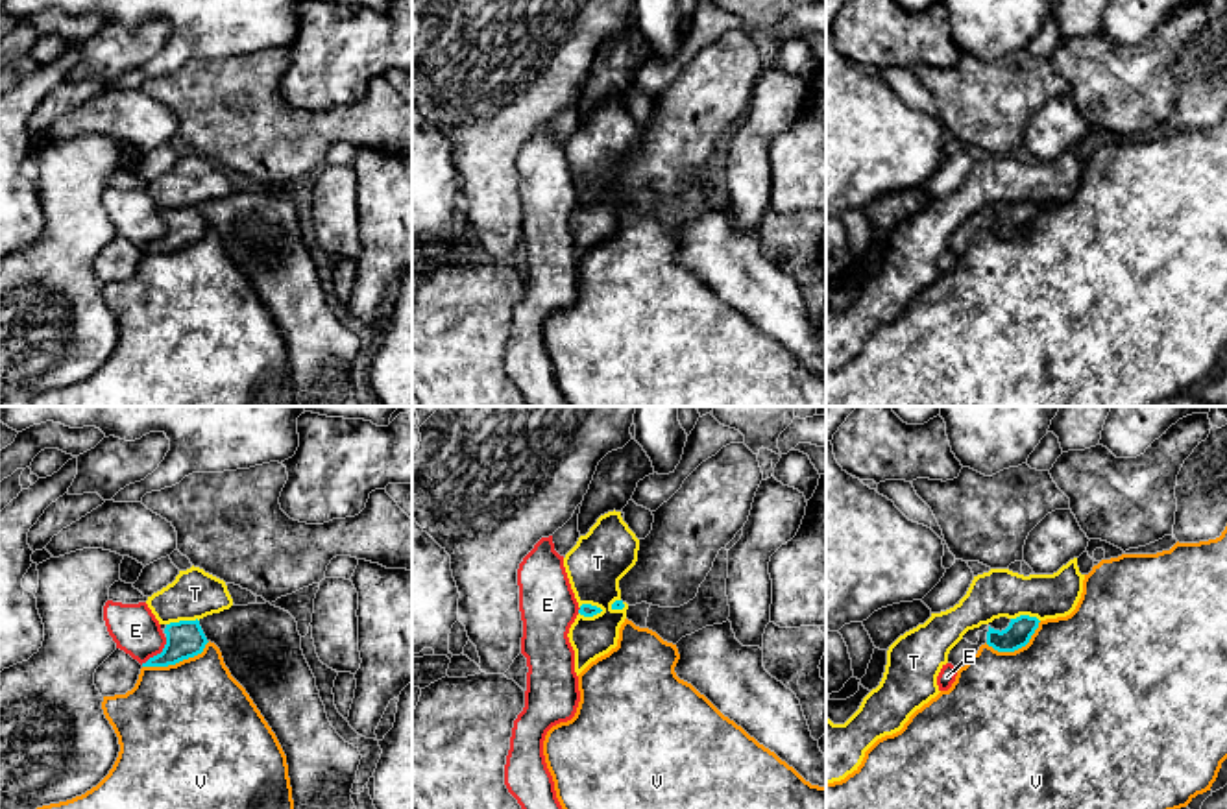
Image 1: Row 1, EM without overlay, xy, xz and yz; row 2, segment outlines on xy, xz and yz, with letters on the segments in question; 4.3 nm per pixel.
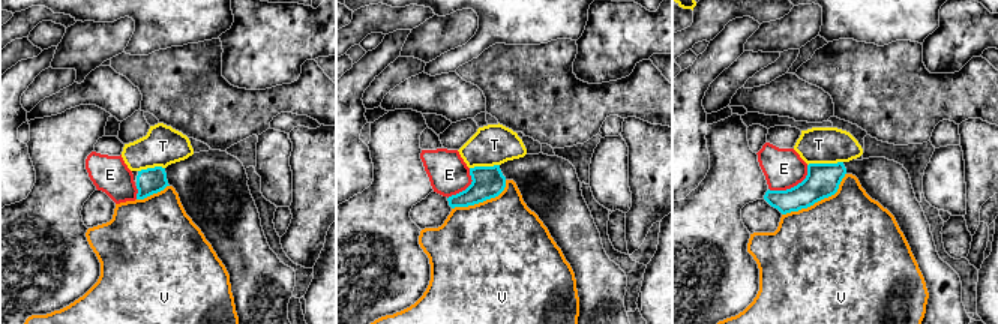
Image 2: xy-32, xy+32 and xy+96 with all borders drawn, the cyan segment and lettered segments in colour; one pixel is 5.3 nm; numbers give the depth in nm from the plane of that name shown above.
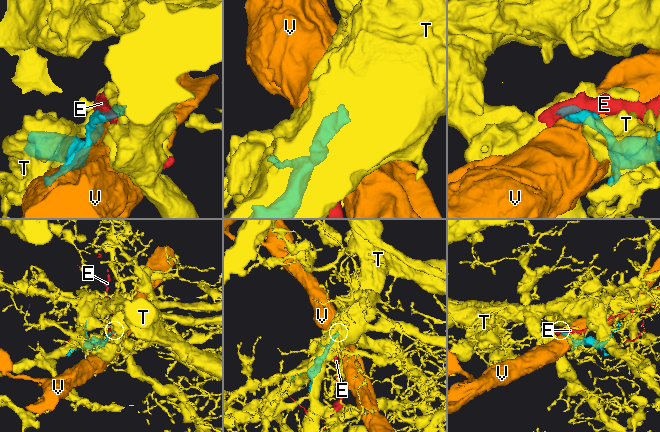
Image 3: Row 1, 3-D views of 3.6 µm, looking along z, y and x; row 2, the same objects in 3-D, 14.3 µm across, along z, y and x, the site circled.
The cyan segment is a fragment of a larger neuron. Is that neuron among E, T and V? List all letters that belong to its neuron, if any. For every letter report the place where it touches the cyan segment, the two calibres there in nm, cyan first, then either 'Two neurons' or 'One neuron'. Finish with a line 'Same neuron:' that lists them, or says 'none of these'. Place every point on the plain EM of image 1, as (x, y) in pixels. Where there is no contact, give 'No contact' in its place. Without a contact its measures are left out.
E: Touches cyan at xy (157, 241). Thickness 160 nm (cyan) against 200 nm. Two neurons
T: Touches cyan at xz (590, 191). Thickness 60 nm (cyan) against 240 nm. Two neurons
V: Touches cyan at xy (176, 248). Thickness 160 nm (cyan) against 480 nm. Two neurons
Same neuron: none of these

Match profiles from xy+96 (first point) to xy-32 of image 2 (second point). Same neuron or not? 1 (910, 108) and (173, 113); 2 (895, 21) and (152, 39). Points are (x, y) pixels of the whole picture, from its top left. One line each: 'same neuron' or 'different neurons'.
1: same neuron
2: same neuron

